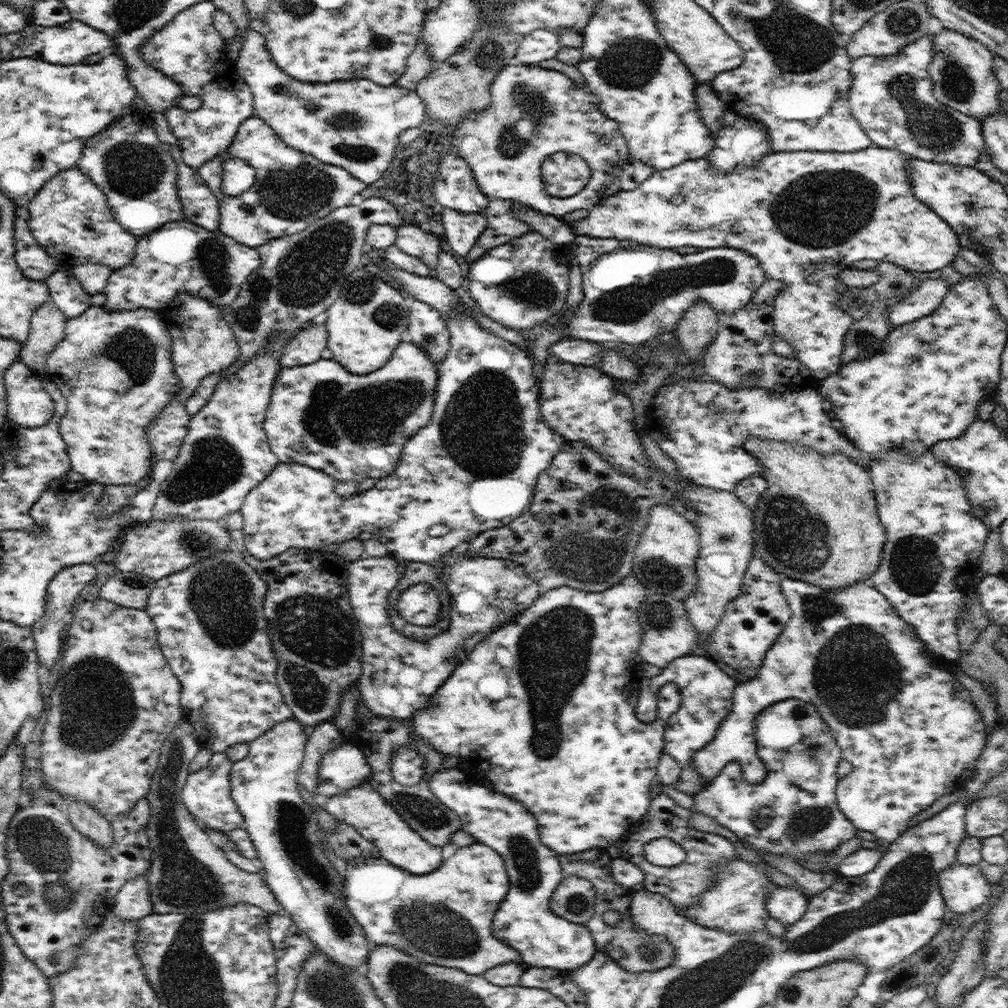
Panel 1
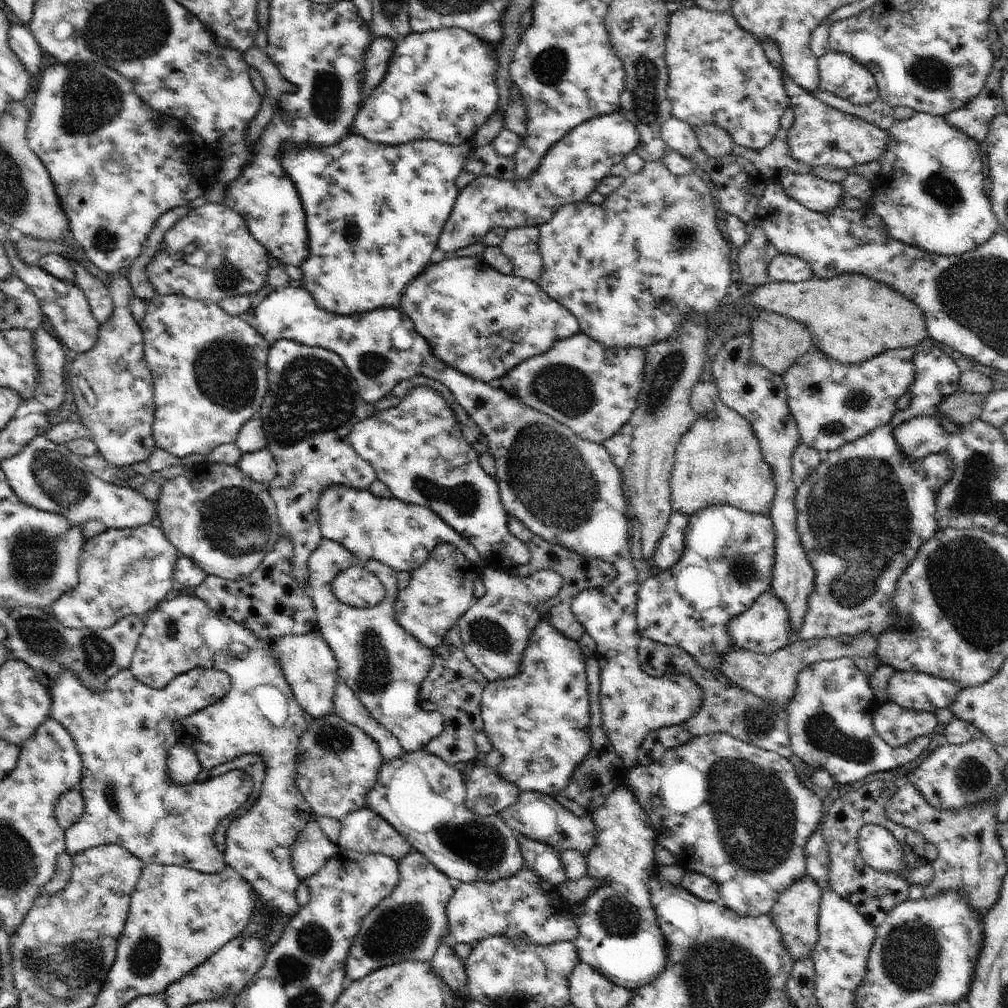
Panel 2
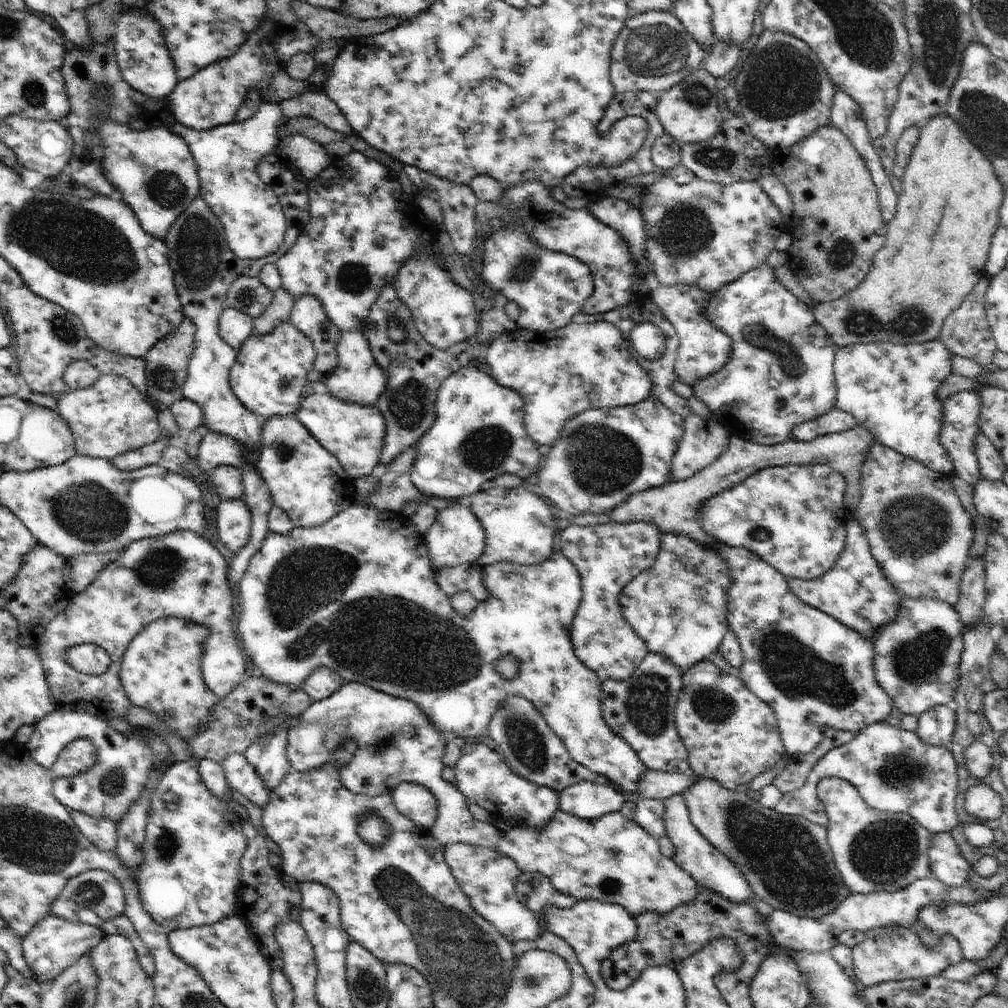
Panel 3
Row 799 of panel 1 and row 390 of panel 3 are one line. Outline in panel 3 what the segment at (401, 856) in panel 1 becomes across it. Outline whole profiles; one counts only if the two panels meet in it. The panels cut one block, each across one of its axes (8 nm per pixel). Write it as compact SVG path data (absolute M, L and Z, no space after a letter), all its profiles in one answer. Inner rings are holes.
M350 330L350 332L339 332L337 340L338 368L334 374L330 374L325 380L328 394L342 402L354 402L362 406L376 406L378 398L386 390L388 378L384 376L384 366L378 366L374 360L374 354L370 350L368 338L364 336L362 330Z

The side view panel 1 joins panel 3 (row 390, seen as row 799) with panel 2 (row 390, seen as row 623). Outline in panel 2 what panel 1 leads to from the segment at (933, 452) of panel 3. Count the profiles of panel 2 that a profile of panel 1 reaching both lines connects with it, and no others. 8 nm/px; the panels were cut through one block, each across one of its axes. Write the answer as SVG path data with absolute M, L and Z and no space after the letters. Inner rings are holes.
M914 347L891 349L854 365L830 362L815 349L801 357L782 377L800 442L828 454L888 424L896 414L895 403L913 383L914 352Z

